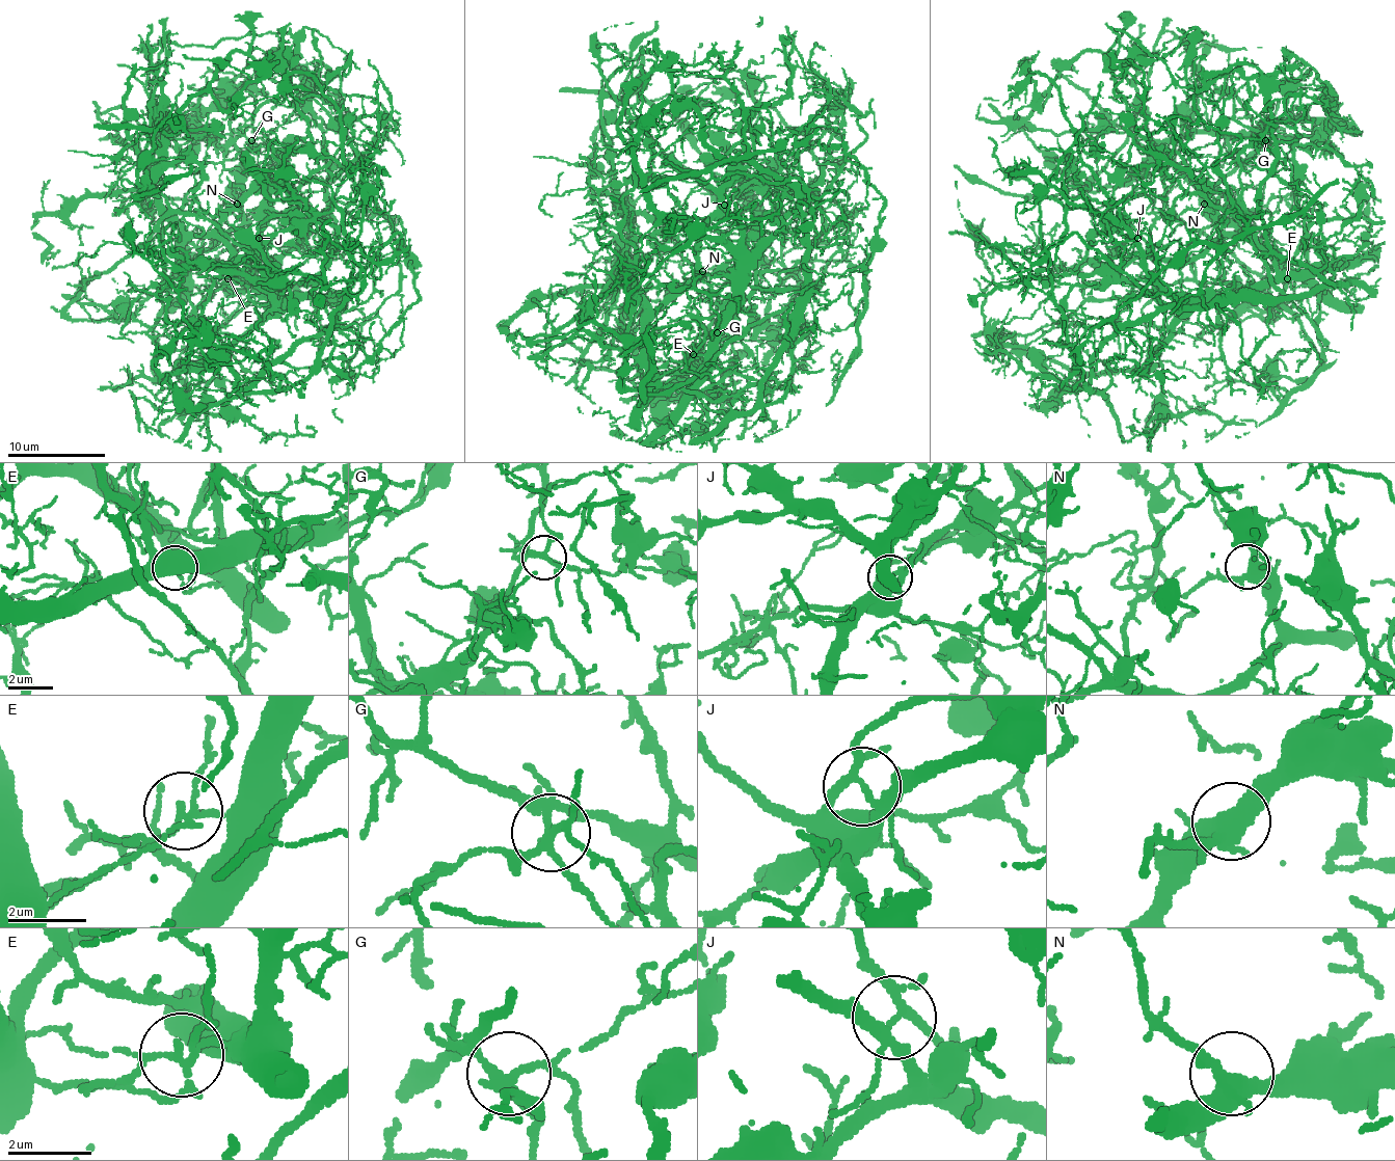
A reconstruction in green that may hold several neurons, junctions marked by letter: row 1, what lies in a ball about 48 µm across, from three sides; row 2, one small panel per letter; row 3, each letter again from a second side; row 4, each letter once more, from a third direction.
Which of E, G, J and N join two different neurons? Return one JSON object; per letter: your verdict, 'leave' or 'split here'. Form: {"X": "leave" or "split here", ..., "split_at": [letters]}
{"E": "split here", "G": "leave", "J": "split here", "N": "leave", "split_at": ["E", "J"]}

